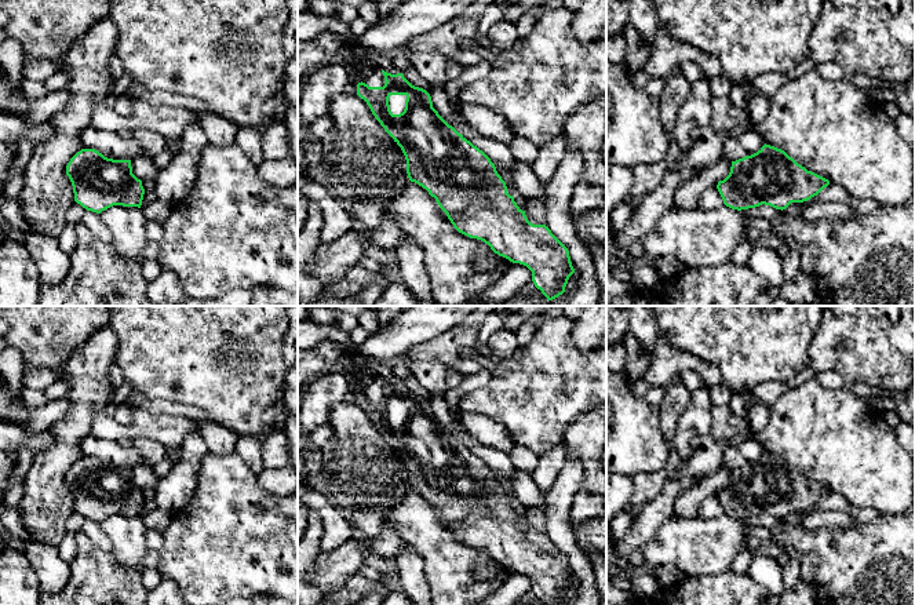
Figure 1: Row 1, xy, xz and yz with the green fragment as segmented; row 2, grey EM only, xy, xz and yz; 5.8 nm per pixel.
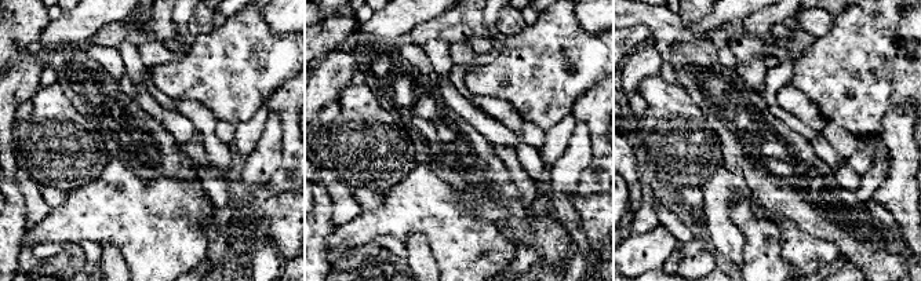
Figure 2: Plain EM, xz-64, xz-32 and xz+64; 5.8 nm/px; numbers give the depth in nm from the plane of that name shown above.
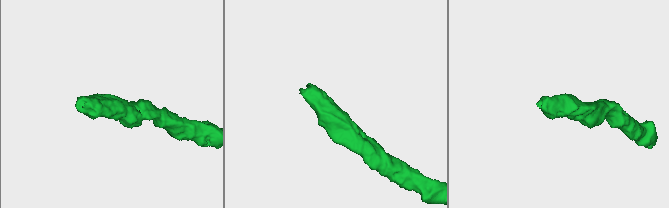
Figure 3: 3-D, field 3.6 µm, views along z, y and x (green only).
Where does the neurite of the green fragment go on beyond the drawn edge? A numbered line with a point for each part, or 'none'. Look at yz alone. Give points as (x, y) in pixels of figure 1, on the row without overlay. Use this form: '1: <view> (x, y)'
none

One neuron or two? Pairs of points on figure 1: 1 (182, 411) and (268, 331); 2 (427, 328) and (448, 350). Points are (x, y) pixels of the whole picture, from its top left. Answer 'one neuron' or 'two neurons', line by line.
1: two neurons
2: two neurons

